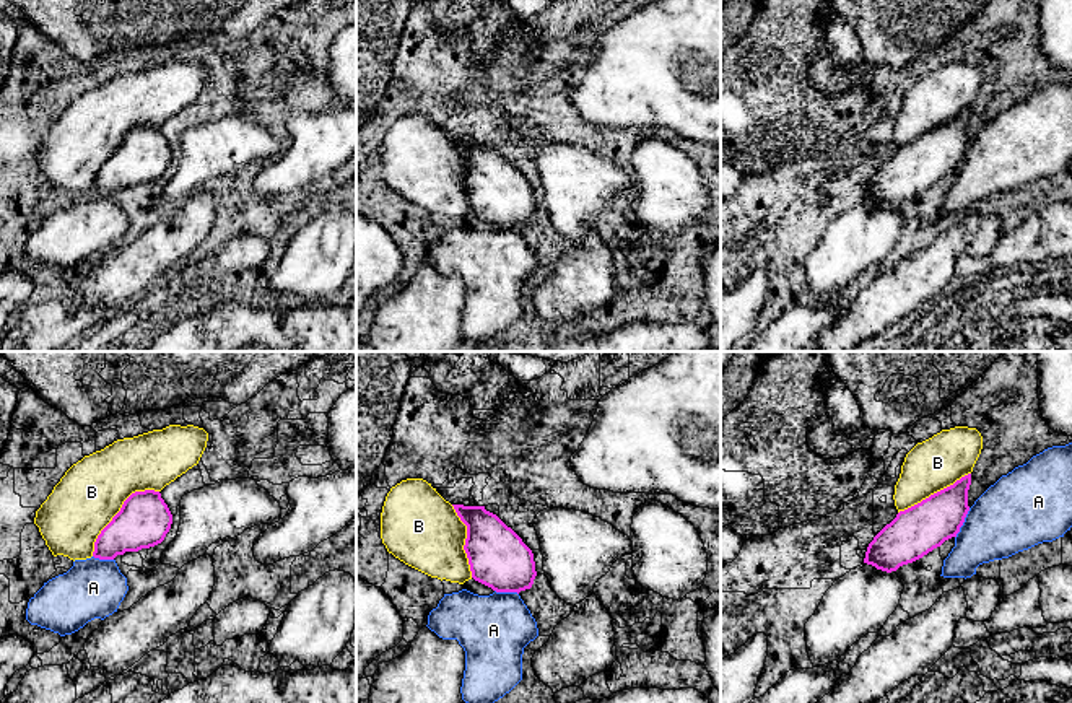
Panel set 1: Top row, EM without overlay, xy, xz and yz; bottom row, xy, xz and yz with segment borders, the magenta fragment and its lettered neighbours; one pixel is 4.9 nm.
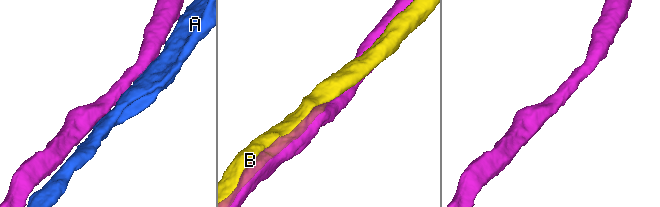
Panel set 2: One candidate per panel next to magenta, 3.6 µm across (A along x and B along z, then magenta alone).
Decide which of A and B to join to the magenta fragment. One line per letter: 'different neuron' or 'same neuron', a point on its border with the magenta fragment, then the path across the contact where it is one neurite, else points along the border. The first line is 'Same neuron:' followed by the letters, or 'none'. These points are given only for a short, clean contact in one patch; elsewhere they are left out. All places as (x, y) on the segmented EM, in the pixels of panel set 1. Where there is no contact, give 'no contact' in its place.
Same neuron: none
A: different neuron | yz (963, 521)
B: different neuron | xy (119, 511)

